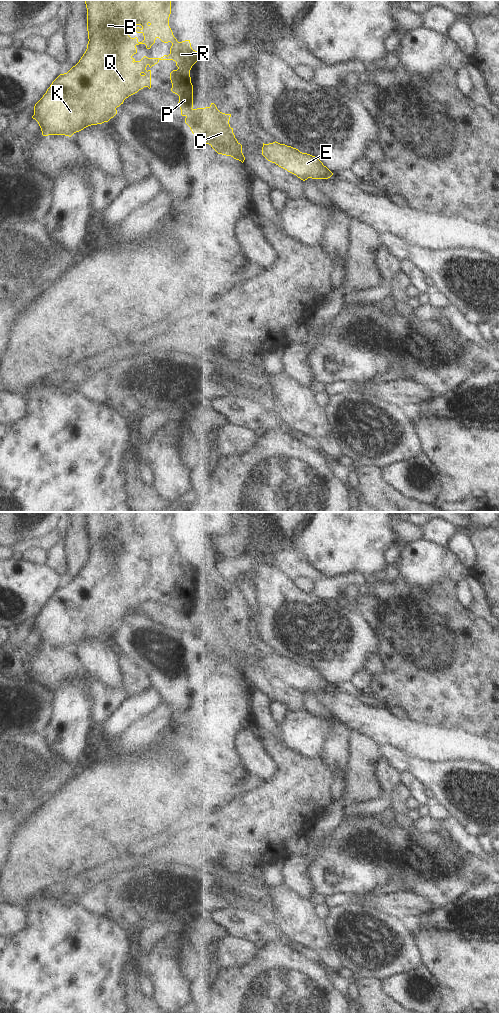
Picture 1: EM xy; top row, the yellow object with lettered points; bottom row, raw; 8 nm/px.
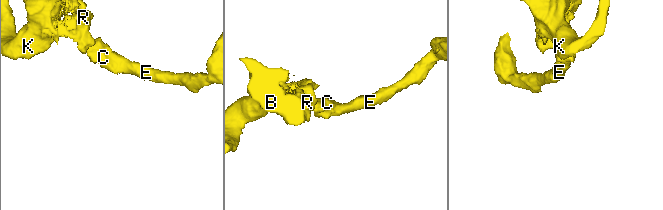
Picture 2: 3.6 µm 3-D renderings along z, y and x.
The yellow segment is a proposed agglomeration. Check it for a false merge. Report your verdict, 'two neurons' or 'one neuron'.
two neurons

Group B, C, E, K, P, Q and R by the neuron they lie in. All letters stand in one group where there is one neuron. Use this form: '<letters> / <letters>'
B K P Q R / C E

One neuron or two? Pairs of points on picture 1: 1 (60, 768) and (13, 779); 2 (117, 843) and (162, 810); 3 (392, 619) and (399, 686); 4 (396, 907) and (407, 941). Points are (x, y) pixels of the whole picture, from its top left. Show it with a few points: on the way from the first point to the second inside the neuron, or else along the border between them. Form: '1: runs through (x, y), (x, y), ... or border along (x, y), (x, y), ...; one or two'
1: runs through (48, 770), (25, 770); one
2: runs through (123, 830), (143, 810), (149, 810); one
3: runs through (399, 636), (399, 669); one
4: border along (378, 909), (399, 920); two

